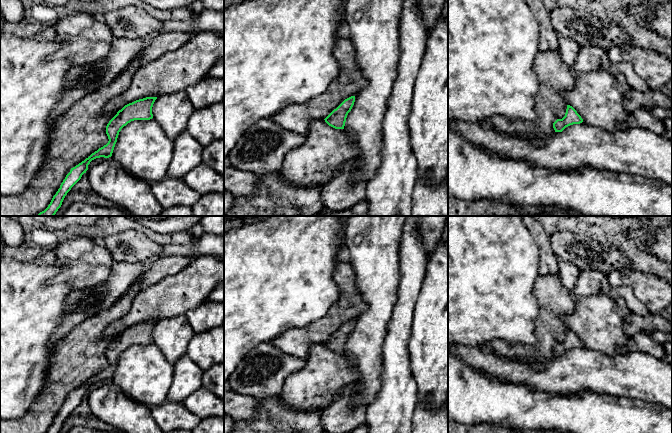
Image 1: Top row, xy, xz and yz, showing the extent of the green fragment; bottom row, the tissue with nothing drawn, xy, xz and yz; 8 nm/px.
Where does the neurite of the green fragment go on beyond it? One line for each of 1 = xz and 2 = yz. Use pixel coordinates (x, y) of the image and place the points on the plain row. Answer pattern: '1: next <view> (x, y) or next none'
1: next none
2: next none

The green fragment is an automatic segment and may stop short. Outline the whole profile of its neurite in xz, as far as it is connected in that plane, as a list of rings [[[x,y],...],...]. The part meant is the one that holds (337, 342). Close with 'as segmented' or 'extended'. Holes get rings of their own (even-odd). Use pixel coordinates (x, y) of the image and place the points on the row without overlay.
[[[355,320],[345,323],[336,333],[334,333],[324,344],[325,346],[335,352],[344,353],[346,342],[351,335],[355,326]]]; as segmented

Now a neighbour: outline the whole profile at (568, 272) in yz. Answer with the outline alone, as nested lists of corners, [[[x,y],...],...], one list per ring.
[[[558,259],[559,277],[569,291],[571,297],[576,300],[578,296],[575,293],[575,285],[580,274],[579,268],[568,261]]]

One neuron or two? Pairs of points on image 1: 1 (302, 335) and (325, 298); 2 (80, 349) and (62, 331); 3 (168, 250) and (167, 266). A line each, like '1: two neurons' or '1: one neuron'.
1: two neurons
2: two neurons
3: two neurons

